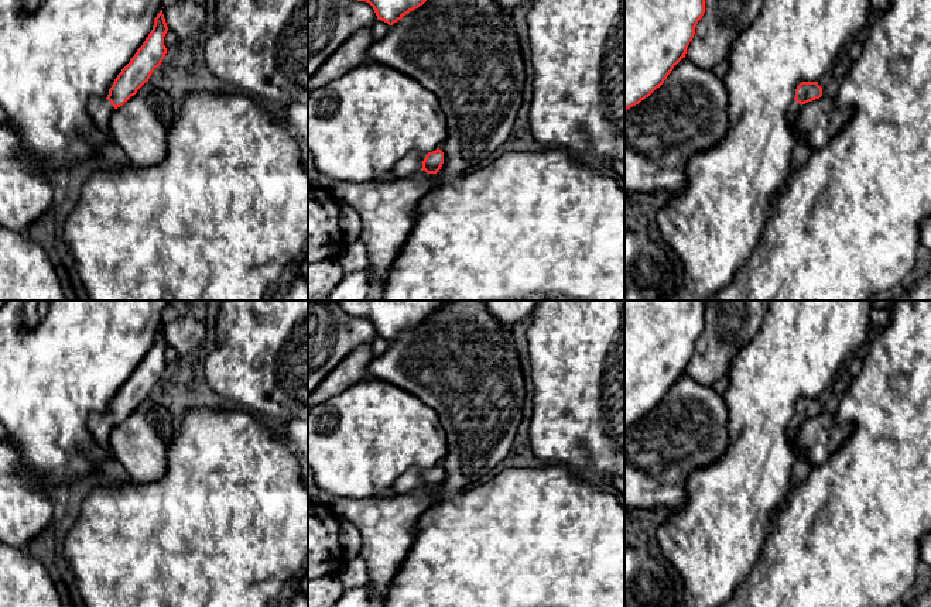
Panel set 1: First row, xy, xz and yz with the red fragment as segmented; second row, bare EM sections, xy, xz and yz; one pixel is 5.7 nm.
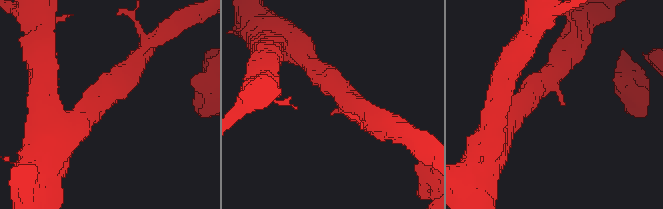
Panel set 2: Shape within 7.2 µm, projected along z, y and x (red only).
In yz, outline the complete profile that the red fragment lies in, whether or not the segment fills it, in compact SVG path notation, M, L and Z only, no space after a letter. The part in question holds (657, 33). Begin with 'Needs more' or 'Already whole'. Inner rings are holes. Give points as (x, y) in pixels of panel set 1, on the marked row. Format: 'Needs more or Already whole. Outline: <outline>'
Already whole. Outline: M624 0L624 110L660 88L685 58L705 0Z

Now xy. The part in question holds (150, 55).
Needs more. Outline: M162 10L154 18L154 25L143 45L130 62L114 79L106 97L93 96L88 103L88 114L93 123L109 134L110 114L123 106L137 90L148 82L151 73L158 68L167 54L164 37L168 31Z

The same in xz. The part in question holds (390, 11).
Already whole. Outline: M357 0L357 1L369 3L377 16L377 20L381 20L389 25L393 25L394 23L401 20L405 14L422 6L427 0Z

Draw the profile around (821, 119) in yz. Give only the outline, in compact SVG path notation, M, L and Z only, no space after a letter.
M821 96L802 104L797 121L791 126L797 134L802 130L807 134L810 147L824 148L850 121L853 109L838 107L835 99Z

